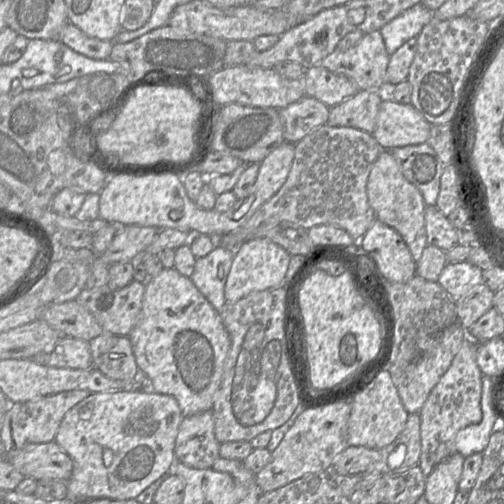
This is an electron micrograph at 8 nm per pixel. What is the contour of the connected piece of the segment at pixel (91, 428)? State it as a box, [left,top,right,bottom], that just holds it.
[55,389,184,502]

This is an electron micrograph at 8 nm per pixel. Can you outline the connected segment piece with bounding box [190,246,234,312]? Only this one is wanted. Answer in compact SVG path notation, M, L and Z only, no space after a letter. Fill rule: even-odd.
M216 246L206 256L197 258L190 279L219 312L225 305L225 283L234 258L234 250Z

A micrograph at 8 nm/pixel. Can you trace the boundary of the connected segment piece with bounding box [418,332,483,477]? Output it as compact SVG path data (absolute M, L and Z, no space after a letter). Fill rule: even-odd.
M468 336L450 367L432 389L419 412L421 418L421 454L418 466L428 477L434 468L455 451L455 436L463 428L481 422L483 374L477 364L478 342Z

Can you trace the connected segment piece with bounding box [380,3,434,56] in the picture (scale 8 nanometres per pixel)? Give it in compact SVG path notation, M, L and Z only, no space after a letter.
M419 3L385 24L380 32L387 53L391 56L405 42L411 38L417 38L423 27L433 19L433 13Z

